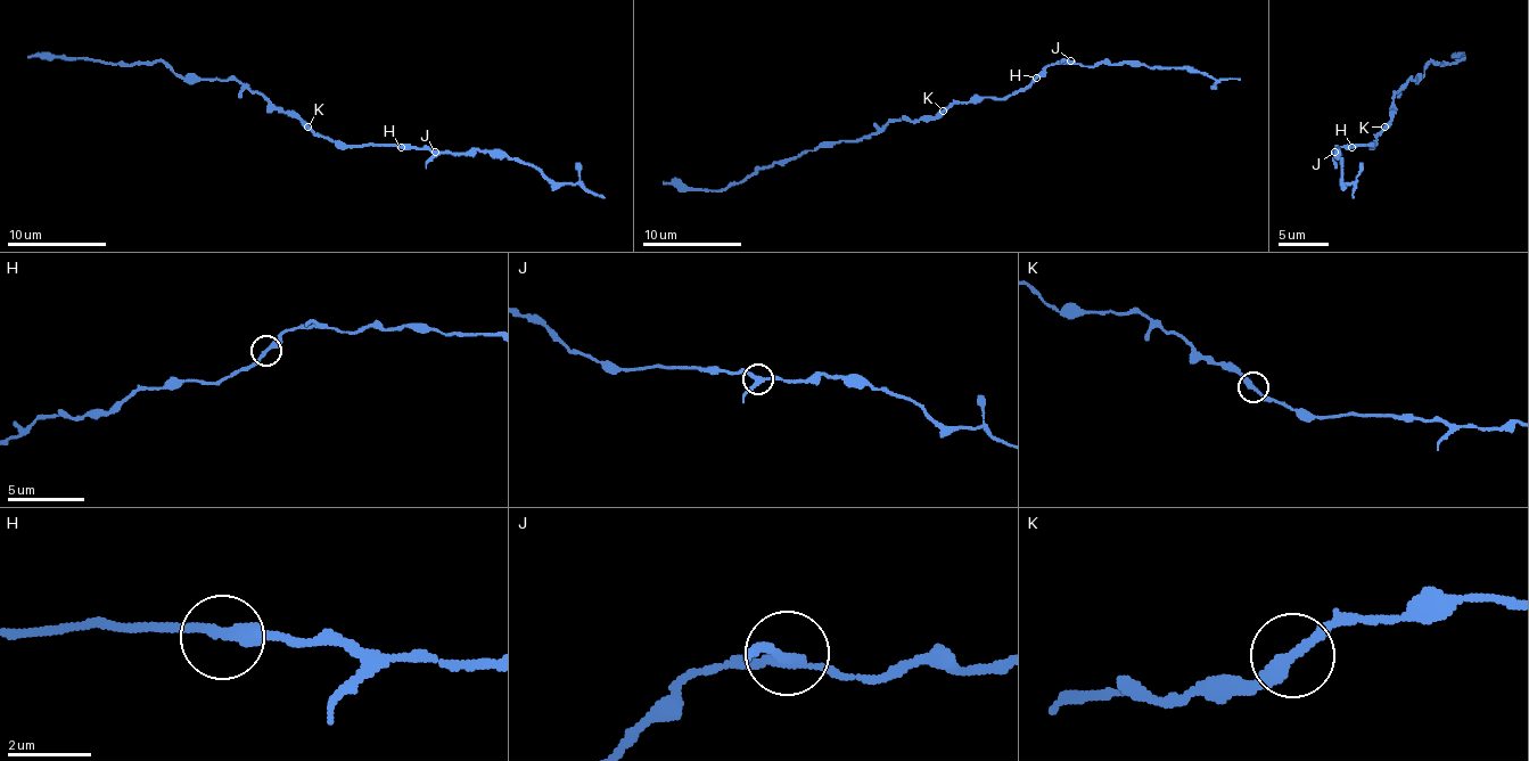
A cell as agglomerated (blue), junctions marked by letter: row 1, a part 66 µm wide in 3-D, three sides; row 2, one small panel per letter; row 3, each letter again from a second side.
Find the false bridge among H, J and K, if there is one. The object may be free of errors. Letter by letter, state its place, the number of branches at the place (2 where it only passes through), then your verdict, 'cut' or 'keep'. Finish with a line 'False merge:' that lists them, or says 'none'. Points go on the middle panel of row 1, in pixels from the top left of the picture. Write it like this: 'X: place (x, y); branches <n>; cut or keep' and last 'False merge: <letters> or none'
H: place (1036, 78); branches 2; keep
J: place (1070, 60); branches 3; keep
K: place (943, 111); branches 2; cut
False merge: K

